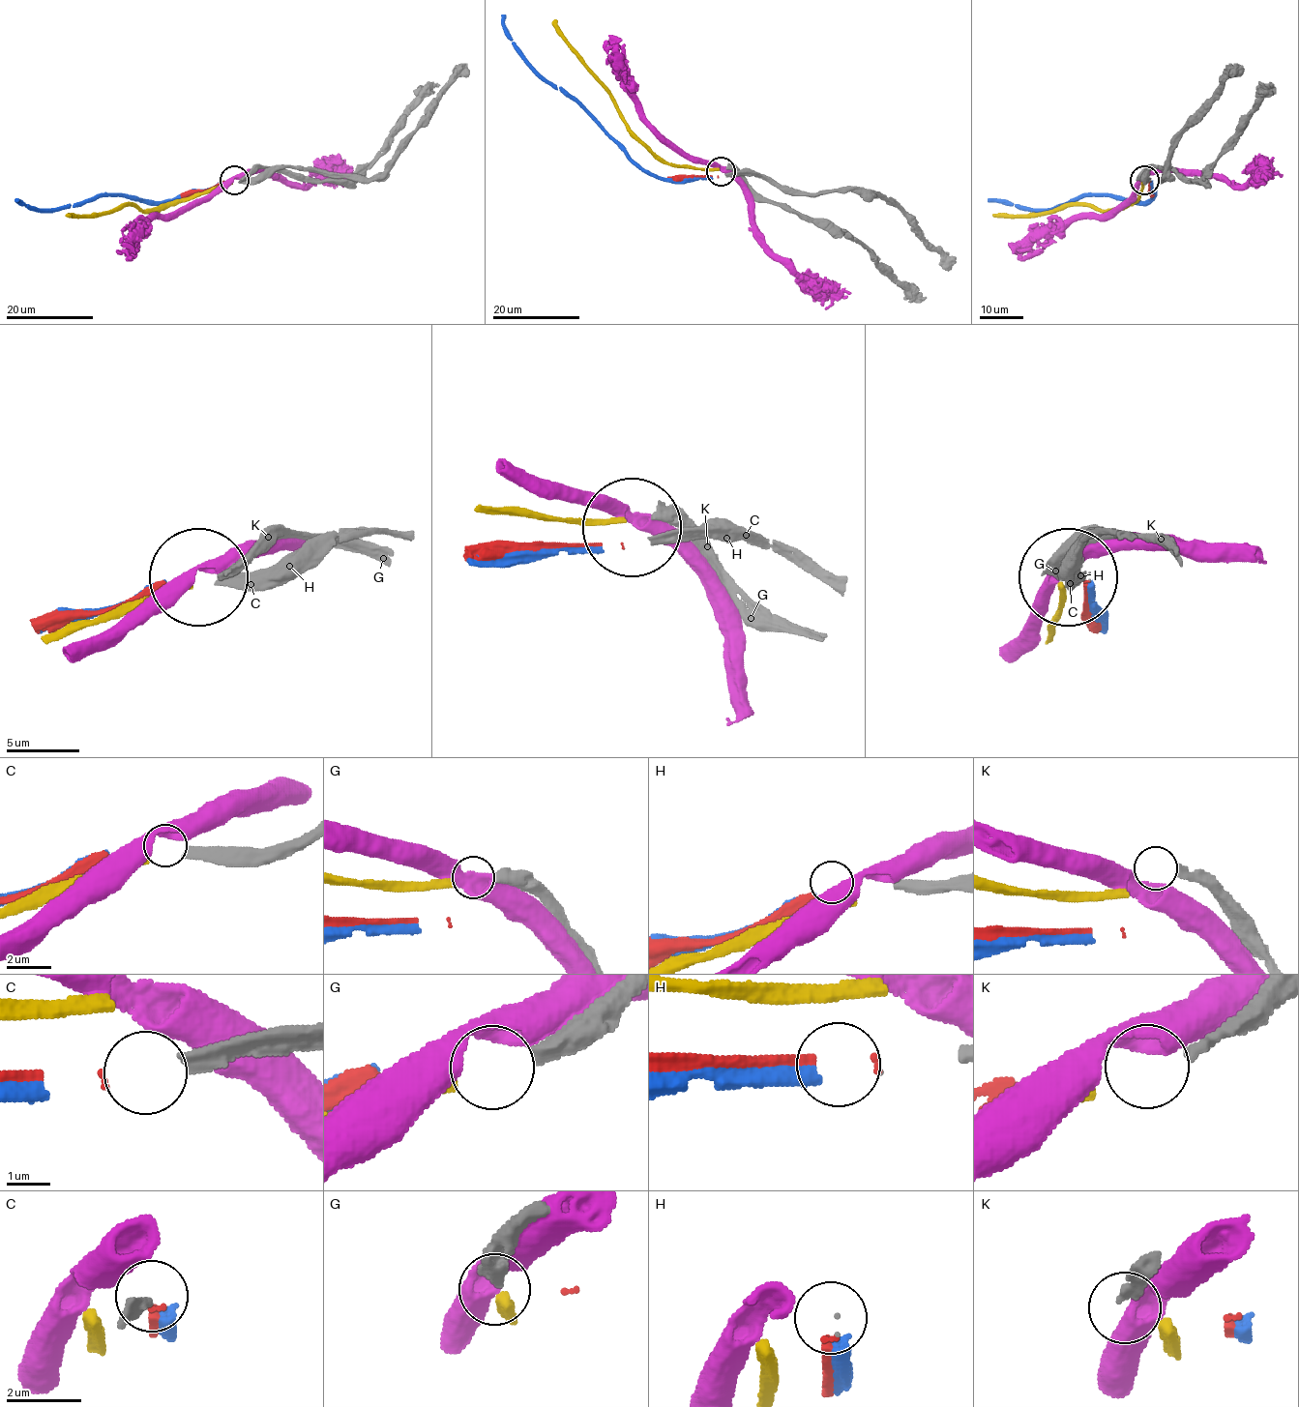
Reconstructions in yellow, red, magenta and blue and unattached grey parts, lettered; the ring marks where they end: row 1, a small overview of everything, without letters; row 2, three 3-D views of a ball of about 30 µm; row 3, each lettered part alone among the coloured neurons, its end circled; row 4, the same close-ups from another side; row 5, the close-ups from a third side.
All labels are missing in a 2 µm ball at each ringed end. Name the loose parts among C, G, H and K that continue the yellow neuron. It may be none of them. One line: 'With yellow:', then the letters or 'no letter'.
With yellow: G

